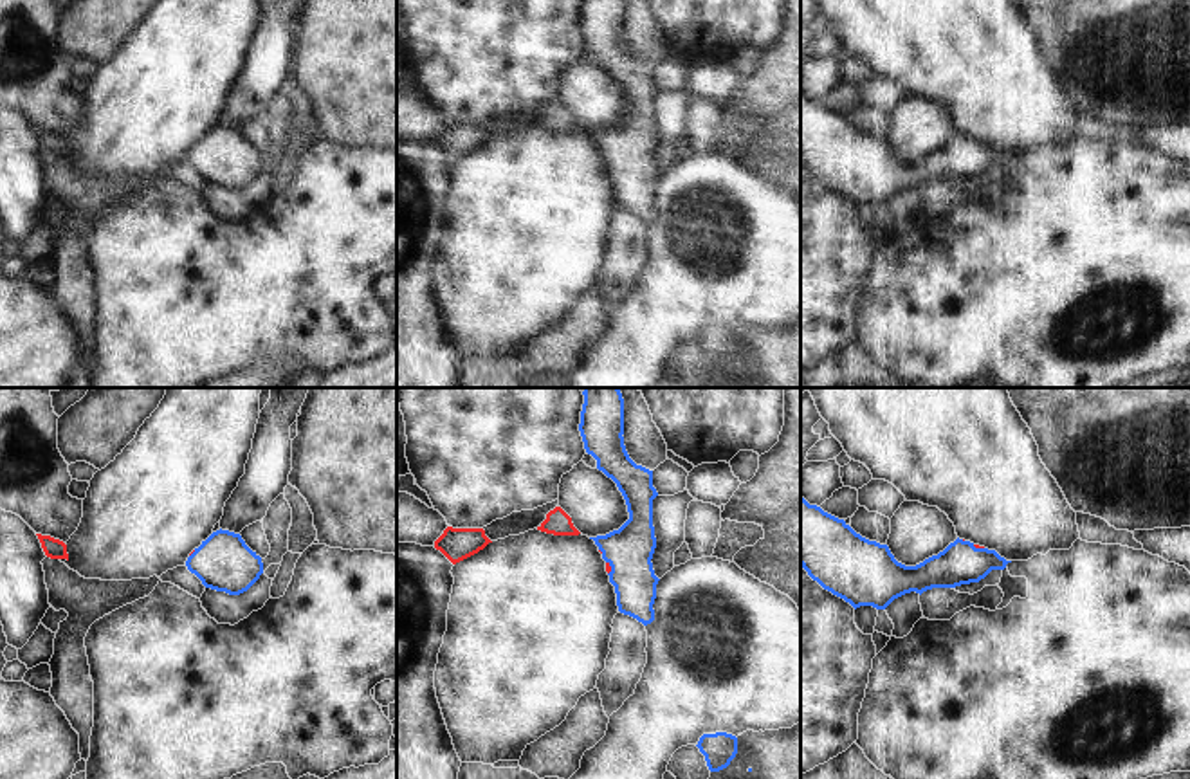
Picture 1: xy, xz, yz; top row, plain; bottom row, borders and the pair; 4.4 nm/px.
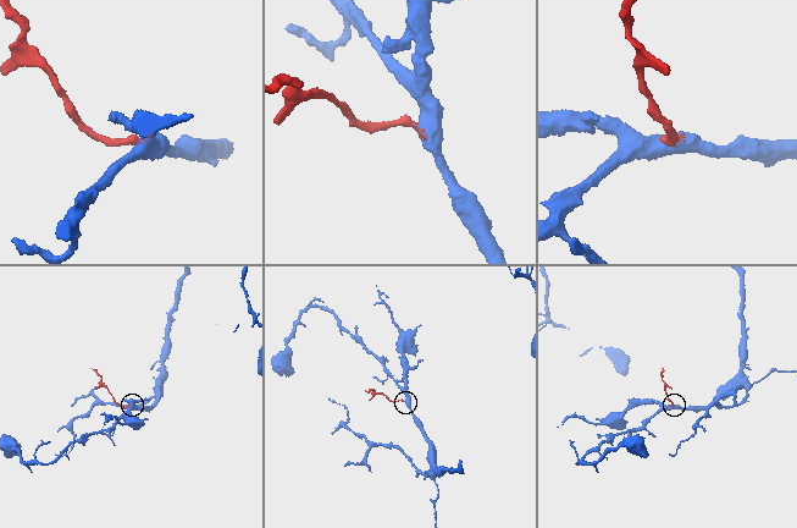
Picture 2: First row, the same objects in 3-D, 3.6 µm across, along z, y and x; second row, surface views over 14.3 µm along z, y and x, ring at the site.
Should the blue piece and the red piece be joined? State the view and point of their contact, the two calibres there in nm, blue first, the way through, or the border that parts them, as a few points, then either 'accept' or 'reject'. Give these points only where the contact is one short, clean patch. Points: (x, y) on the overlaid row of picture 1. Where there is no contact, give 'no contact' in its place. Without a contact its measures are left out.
meets blue in xz at (612, 568); 200 nm thick on the blue side, 30 nm on the other; runs through xz (630, 549), (612, 568), (608, 568); accept

